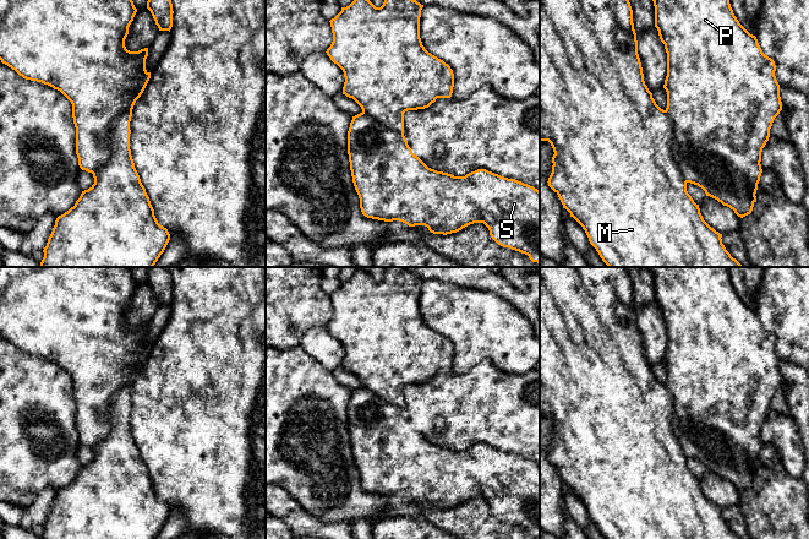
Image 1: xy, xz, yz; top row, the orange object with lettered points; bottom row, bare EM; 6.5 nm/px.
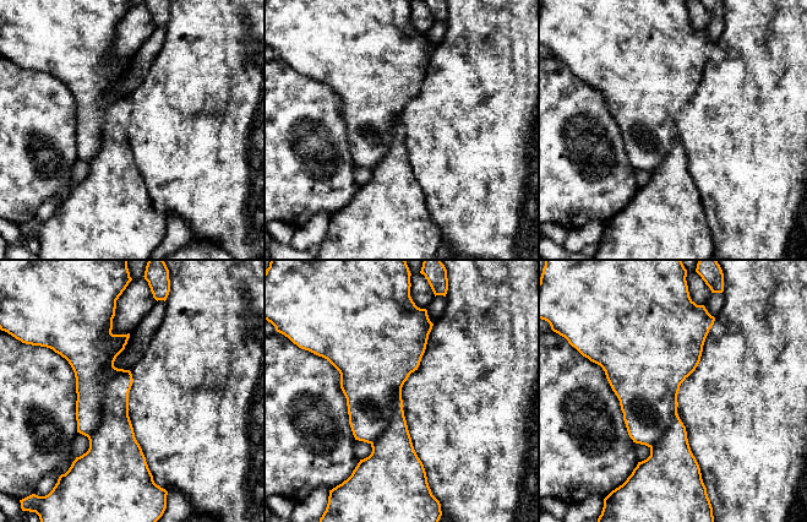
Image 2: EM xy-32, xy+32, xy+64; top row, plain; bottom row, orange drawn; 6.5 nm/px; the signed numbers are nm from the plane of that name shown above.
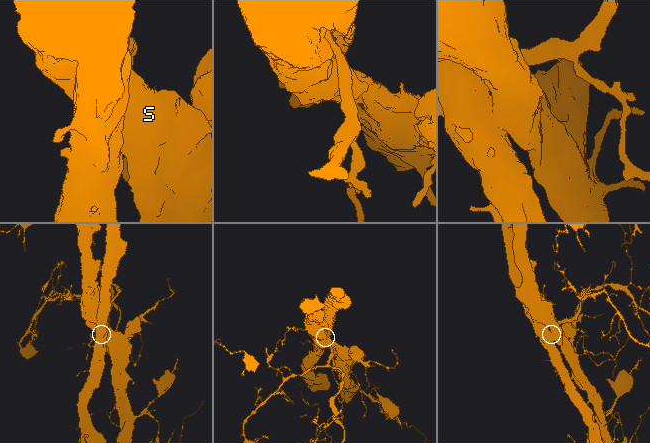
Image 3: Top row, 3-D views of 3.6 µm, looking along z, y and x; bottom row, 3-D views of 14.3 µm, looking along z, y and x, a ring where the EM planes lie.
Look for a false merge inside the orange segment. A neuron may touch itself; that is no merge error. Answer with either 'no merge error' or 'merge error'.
merge error

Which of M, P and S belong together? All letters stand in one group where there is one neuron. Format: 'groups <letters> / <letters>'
groups M / P S

